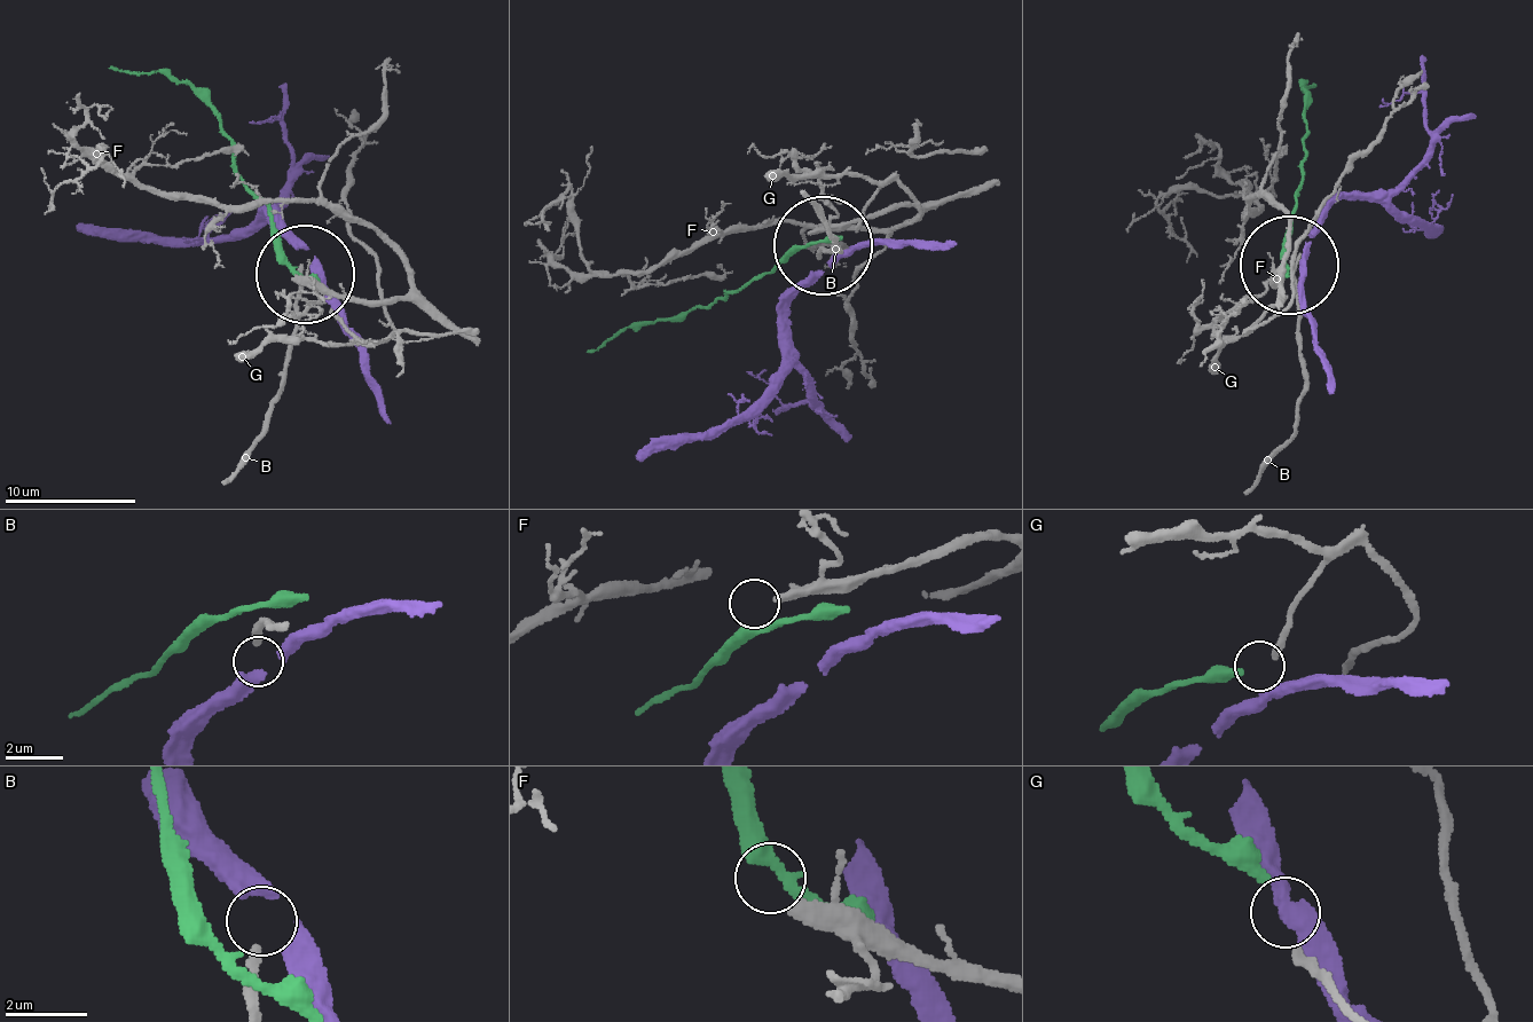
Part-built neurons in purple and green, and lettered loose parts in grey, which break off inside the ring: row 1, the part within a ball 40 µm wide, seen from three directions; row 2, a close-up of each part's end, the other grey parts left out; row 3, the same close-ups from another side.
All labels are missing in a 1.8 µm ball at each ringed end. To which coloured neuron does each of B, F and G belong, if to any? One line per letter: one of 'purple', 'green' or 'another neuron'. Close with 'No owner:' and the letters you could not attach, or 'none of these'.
B: purple
F: another neuron
G: green
No owner: F

